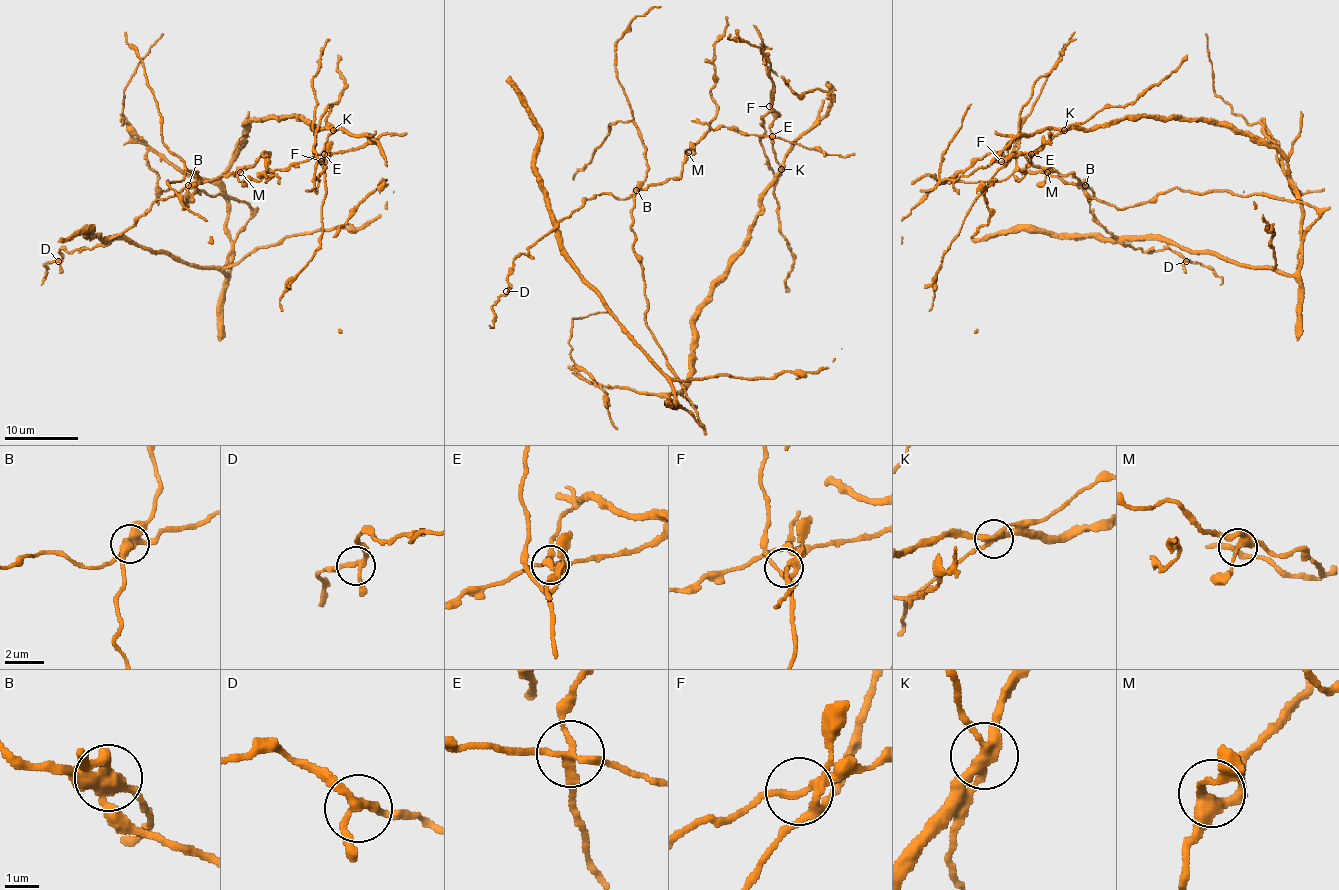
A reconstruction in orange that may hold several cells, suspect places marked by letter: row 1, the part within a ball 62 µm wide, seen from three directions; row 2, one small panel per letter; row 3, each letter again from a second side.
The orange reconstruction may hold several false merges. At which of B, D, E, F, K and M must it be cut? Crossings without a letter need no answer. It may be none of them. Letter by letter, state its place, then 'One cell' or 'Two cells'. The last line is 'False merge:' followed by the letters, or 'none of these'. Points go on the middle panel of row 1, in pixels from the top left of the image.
B: Place: (636, 190). Two cells
D: Place: (506, 291). One cell
E: Place: (772, 136). Two cells
F: Place: (769, 106). One cell
K: Place: (781, 169). Two cells
M: Place: (688, 152). One cell
False merge: B, E, K

